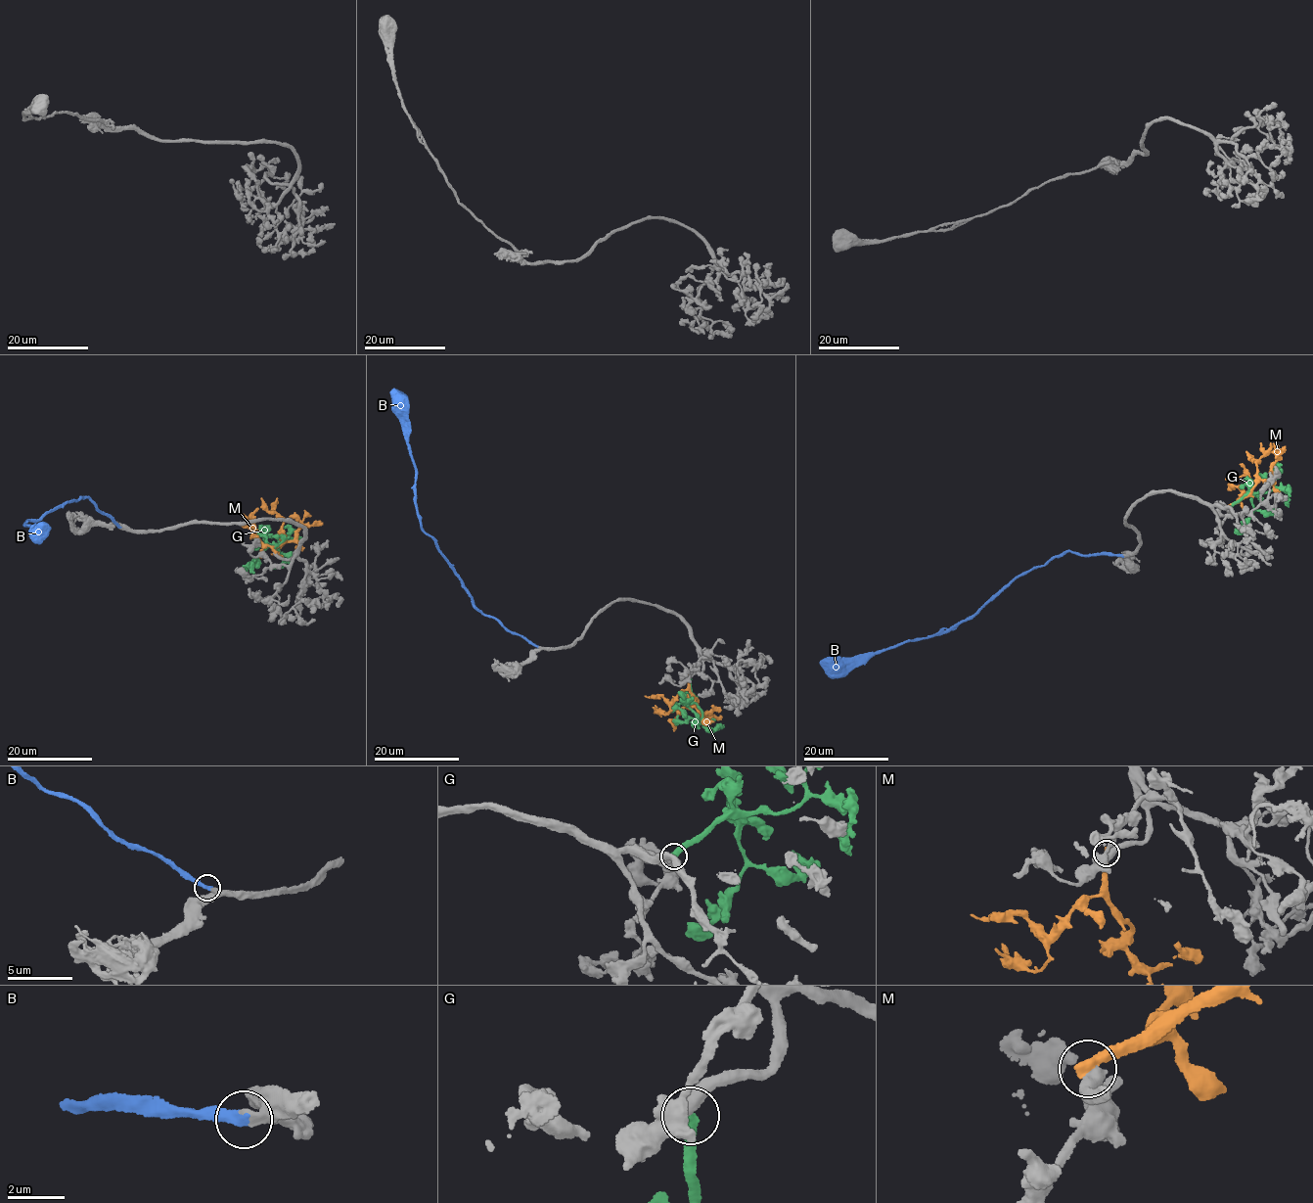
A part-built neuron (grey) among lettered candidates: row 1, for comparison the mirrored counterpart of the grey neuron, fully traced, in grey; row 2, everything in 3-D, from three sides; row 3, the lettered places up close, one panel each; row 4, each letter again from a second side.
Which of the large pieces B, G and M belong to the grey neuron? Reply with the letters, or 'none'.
B, G

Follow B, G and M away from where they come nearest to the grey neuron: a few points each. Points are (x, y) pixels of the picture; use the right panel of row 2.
B: (1123, 556), (1058, 555), (1015, 579), (973, 616), (928, 637), (819, 663)
G: (1231, 506), (1248, 493), (1268, 492), (1274, 487), (1288, 487), (1289, 506)
M: (1227, 506), (1250, 493), (1260, 481), (1271, 480), (1271, 471), (1283, 448)

